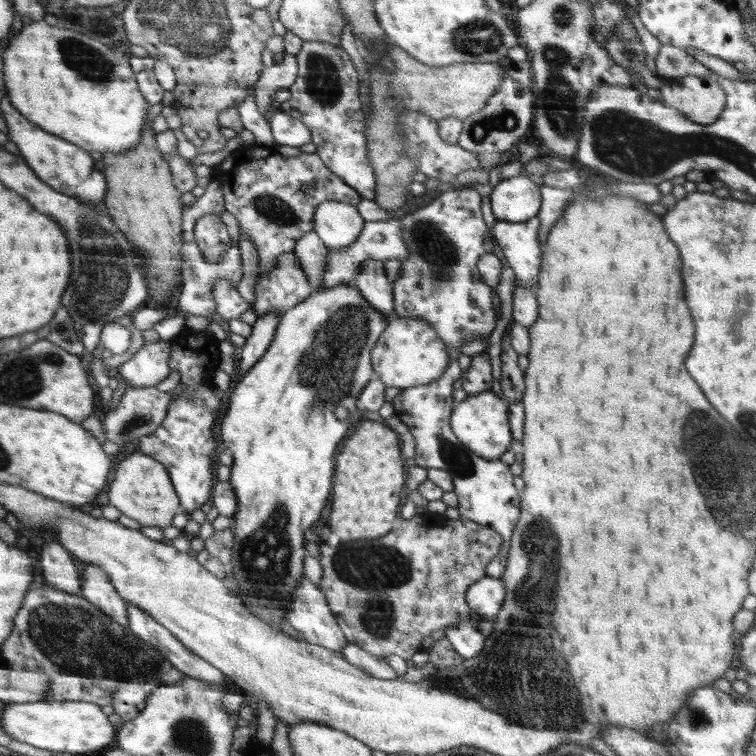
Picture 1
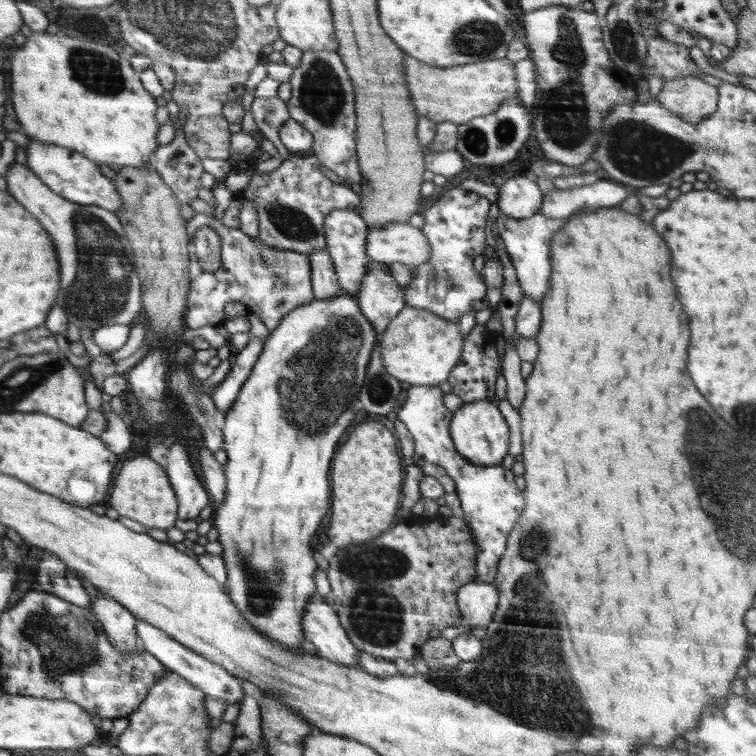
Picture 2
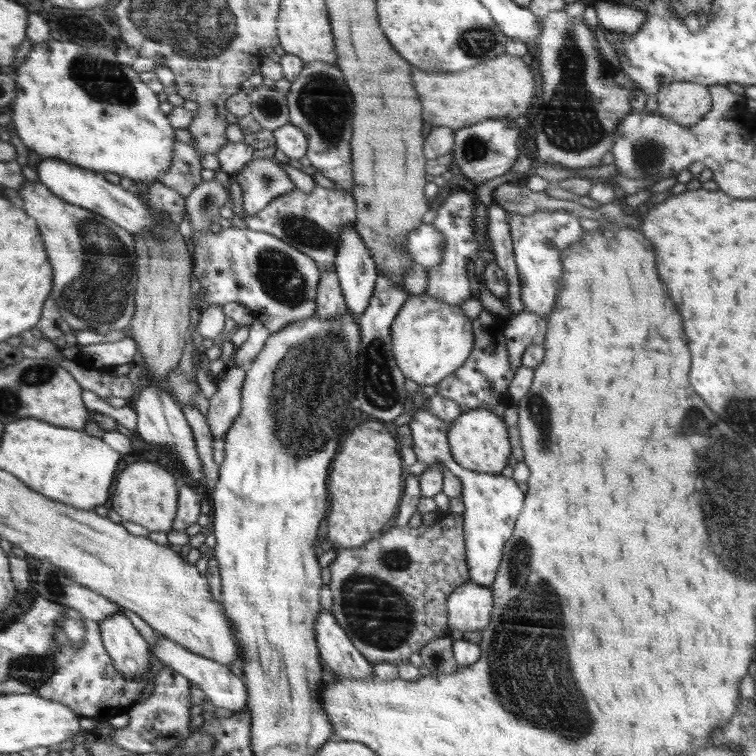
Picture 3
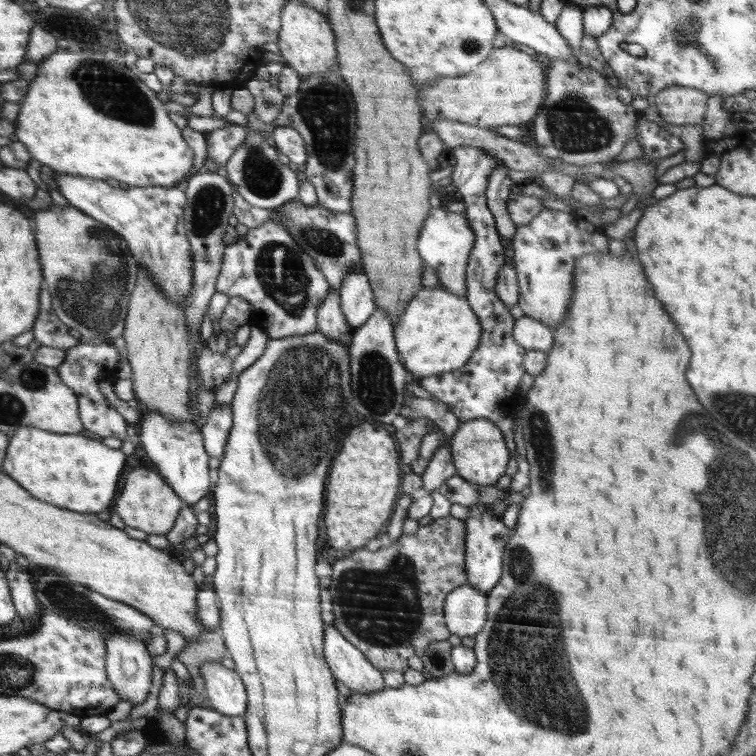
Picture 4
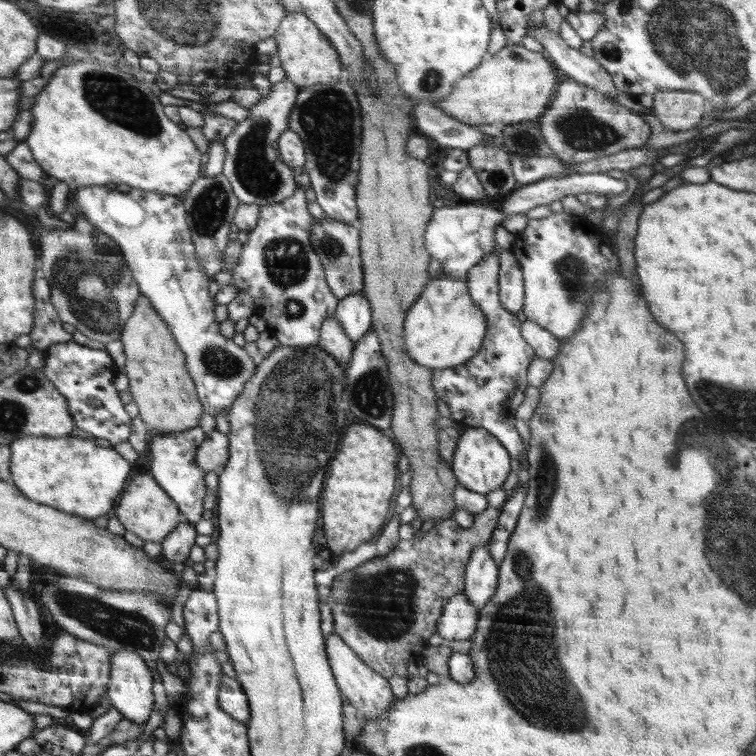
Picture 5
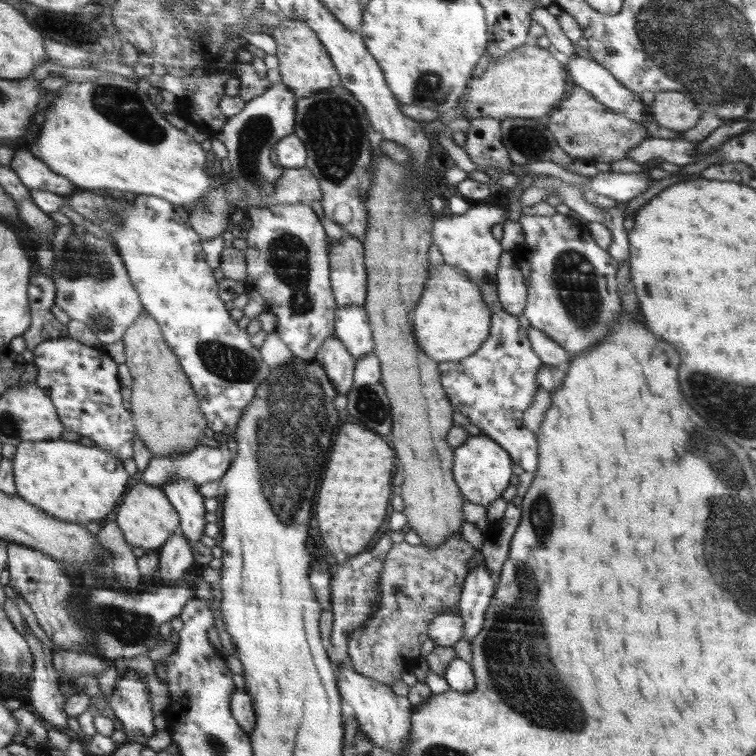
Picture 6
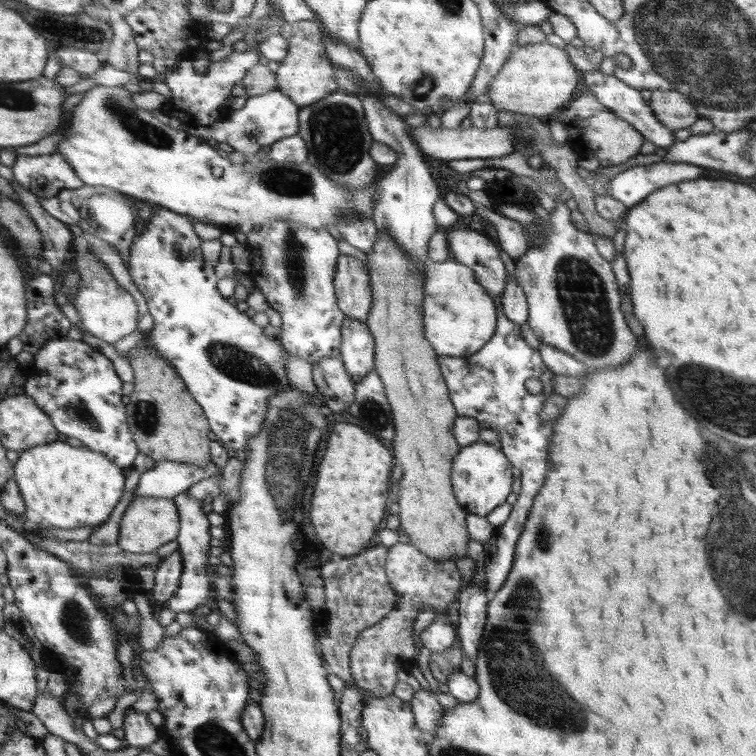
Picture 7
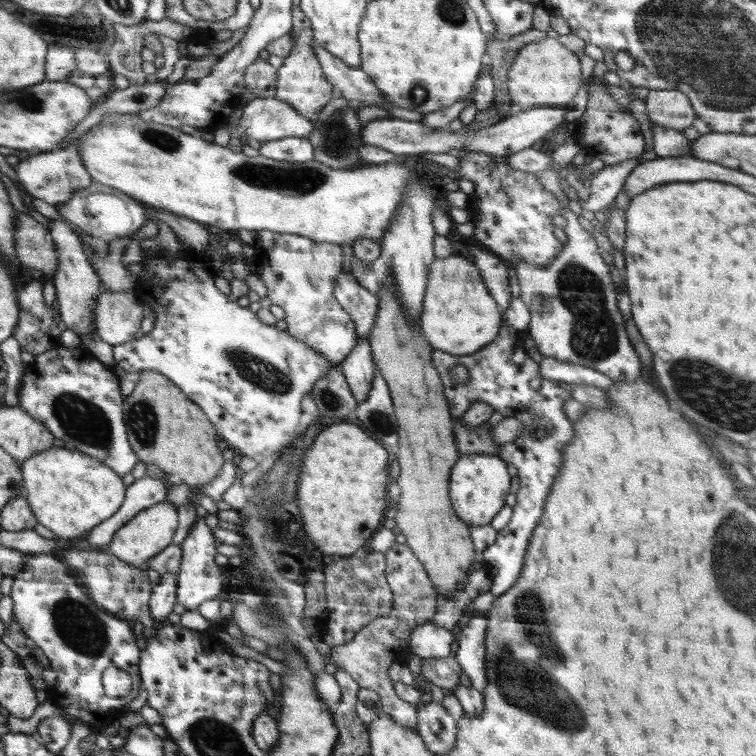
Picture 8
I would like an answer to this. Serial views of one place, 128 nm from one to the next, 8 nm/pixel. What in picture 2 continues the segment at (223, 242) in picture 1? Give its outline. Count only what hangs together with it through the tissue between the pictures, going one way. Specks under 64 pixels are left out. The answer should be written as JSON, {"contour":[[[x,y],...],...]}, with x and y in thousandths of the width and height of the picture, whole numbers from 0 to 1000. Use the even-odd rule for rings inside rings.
{"contour":[[[269,299],[251,313],[263,351],[274,358],[284,358],[292,348],[292,317],[283,302]]]}

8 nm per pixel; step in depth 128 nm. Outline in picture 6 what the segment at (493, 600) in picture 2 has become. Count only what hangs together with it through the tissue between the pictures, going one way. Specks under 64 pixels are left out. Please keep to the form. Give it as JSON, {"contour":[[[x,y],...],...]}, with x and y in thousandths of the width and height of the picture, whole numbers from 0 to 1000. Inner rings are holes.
{"contour":[[[599,802],[570,820],[570,827],[566,829],[566,844],[574,849],[577,856],[599,856],[606,847],[612,844],[612,820],[607,802]]]}

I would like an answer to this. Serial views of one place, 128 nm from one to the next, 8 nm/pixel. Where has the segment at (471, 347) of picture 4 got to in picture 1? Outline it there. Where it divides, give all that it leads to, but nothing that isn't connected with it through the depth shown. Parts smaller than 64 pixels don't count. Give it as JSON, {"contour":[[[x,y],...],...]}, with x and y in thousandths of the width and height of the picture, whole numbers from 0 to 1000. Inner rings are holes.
{"contour":[[[524,418],[513,427],[513,442],[503,448],[503,458],[497,458],[499,495],[513,512],[538,515],[553,509],[565,509],[581,503],[593,488],[594,463],[589,452],[581,446],[578,437],[561,422],[529,421]]]}

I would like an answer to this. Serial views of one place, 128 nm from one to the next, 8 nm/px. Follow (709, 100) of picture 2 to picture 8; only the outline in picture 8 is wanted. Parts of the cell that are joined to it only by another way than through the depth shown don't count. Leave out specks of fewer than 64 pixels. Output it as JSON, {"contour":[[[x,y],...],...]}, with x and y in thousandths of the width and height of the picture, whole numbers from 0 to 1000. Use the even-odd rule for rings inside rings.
{"contour":[[[860,118],[853,136],[857,156],[870,167],[902,173],[921,156],[913,132],[897,119]]]}

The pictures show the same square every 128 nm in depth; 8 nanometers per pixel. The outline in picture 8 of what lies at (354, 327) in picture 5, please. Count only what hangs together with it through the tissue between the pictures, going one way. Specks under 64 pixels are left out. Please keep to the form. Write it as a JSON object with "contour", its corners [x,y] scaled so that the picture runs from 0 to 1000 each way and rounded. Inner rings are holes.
{"contour":[[[478,447],[475,456],[451,480],[459,507],[470,522],[471,532],[479,534],[491,521],[492,499],[495,497],[495,464],[487,448]]]}

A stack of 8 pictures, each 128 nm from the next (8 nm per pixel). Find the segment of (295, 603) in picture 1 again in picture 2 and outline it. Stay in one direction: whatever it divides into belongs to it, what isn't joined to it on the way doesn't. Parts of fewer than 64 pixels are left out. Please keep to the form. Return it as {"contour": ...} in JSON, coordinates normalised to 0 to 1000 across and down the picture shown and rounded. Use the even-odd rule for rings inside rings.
{"contour":[[[414,786],[406,804],[403,804],[401,833],[403,844],[415,852],[423,869],[431,870],[444,878],[455,878],[458,881],[467,881],[468,884],[476,882],[475,860],[471,860],[463,841],[448,821],[447,810],[423,786]]]}

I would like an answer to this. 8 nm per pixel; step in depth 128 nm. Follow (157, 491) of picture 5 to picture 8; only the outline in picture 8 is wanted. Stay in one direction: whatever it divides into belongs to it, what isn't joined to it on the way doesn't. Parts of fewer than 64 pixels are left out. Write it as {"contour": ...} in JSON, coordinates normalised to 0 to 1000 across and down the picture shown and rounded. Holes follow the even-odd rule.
{"contour":[[[221,663],[189,673],[151,705],[149,713],[142,720],[142,730],[188,755],[194,755],[197,741],[229,718],[235,692],[234,673]]]}

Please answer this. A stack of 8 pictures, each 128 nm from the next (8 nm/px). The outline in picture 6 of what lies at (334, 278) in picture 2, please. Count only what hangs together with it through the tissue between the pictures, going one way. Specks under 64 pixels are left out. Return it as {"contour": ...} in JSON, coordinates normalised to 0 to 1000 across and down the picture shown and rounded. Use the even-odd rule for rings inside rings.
{"contour":[[[446,444],[434,447],[415,475],[433,491],[434,500],[442,507],[443,515],[448,516],[450,521],[460,522],[468,509],[472,479],[450,448]]]}

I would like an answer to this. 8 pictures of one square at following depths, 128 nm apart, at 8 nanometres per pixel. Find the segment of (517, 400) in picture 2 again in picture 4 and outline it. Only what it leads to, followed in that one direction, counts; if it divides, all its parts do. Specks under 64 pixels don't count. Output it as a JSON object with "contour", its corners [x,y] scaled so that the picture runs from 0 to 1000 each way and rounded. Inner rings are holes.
{"contour":[[[690,418],[681,426],[683,452],[694,462],[725,466],[731,456],[733,435],[700,418]]]}

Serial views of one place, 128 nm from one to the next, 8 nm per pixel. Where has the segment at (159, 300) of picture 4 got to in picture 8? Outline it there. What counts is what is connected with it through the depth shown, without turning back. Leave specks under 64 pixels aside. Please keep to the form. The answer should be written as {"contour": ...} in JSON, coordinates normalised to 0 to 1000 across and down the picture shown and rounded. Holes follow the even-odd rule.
{"contour":[[[189,489],[185,503],[179,504],[177,517],[167,529],[168,577],[175,595],[192,614],[206,615],[217,626],[233,627],[250,643],[271,643],[280,639],[296,616],[296,606],[288,595],[286,571],[270,544],[254,532],[225,500],[205,489]]]}

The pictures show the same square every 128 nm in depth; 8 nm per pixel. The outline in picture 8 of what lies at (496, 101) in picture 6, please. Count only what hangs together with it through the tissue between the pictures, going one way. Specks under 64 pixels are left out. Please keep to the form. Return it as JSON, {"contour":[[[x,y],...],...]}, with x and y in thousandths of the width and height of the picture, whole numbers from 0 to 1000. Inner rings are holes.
{"contour":[[[722,49],[690,62],[671,95],[672,108],[669,135],[680,146],[698,146],[704,142],[737,142],[751,138],[767,111],[767,79],[757,66],[743,60],[738,52]]]}

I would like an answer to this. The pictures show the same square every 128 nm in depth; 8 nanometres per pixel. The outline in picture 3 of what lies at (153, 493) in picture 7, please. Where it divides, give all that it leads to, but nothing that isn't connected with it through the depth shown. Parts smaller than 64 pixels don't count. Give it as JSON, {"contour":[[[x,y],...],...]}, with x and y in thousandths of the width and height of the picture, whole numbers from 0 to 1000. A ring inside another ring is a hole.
{"contour":[[[302,483],[286,501],[288,516],[279,524],[276,544],[272,546],[278,573],[282,581],[296,582],[299,573],[316,549],[319,541],[319,513],[325,488]]]}

